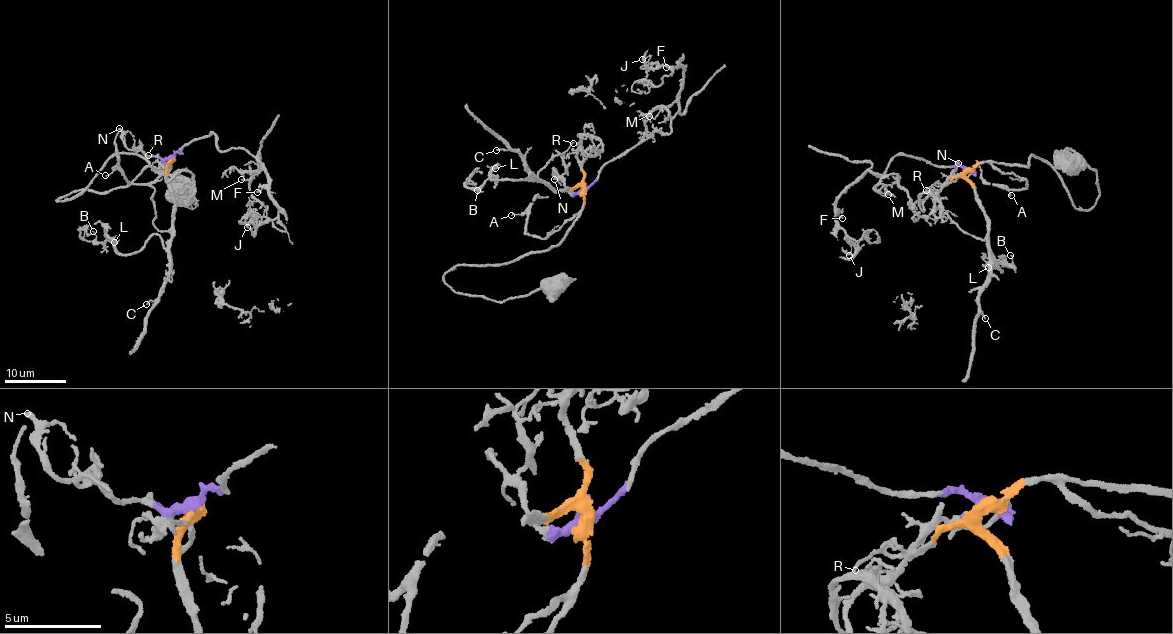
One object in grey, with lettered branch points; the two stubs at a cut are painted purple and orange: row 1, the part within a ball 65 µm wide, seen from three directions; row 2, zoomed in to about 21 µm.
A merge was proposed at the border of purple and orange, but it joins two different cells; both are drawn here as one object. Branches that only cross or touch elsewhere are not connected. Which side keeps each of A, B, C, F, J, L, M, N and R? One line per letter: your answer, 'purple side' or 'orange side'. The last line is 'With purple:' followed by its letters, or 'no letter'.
A: orange side
B: orange side
C: orange side
F: purple side
J: purple side
L: orange side
M: purple side
N: purple side
R: purple side
With purple: F, J, M, N, R

